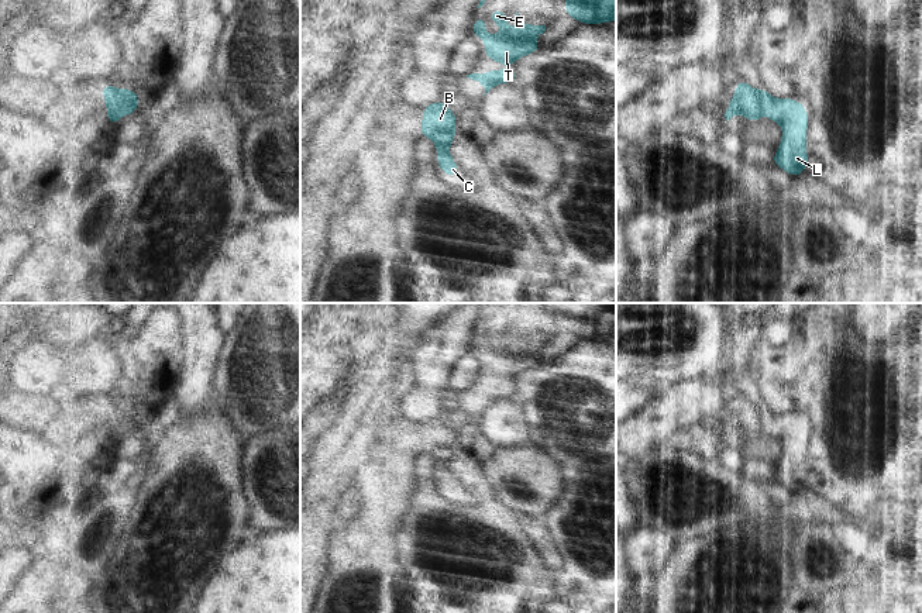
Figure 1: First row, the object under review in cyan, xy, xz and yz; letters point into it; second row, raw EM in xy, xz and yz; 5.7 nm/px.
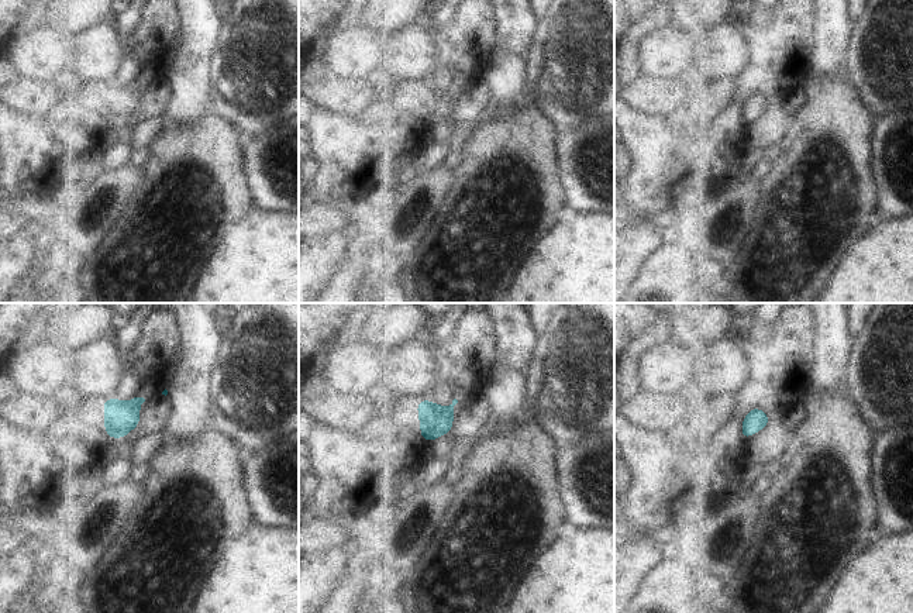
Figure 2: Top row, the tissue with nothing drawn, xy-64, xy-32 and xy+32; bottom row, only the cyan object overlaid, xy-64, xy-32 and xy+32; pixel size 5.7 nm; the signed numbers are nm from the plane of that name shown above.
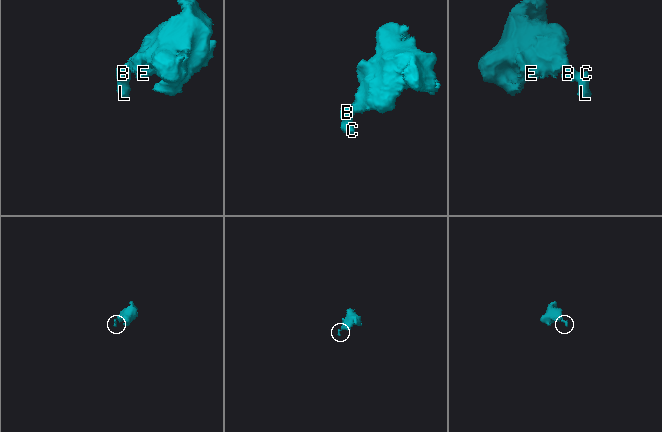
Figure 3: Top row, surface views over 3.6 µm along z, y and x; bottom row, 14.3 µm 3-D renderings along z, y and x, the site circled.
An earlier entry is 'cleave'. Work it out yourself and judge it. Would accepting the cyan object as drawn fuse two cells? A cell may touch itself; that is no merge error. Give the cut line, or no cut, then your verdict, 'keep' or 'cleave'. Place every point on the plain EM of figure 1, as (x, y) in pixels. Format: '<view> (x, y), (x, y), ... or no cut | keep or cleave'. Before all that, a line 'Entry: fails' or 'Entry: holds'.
Entry: holds
xy (121, 406), (124, 417), (120, 429), (123, 431) | cleave

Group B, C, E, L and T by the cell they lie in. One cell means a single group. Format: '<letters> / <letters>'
B E T / C L

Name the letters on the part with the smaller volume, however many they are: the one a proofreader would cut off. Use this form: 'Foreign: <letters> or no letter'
Foreign: C, L

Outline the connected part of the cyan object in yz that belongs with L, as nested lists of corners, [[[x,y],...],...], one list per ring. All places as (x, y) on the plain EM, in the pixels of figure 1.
[[[764,403],[761,410],[761,430],[782,442],[782,454],[773,478],[791,492],[805,488],[808,479],[806,447],[808,428],[795,414],[775,414]]]

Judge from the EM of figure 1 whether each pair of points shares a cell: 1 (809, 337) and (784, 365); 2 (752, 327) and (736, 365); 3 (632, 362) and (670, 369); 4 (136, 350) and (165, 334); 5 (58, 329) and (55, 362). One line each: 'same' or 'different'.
1: same
2: same
3: same
4: same
5: different

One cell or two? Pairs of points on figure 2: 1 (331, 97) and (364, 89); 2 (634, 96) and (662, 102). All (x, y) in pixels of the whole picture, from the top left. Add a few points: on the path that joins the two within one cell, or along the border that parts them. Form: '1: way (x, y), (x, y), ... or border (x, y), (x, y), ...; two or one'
1: way (340, 96), (355, 95); one
2: way (641, 96), (655, 96); one

